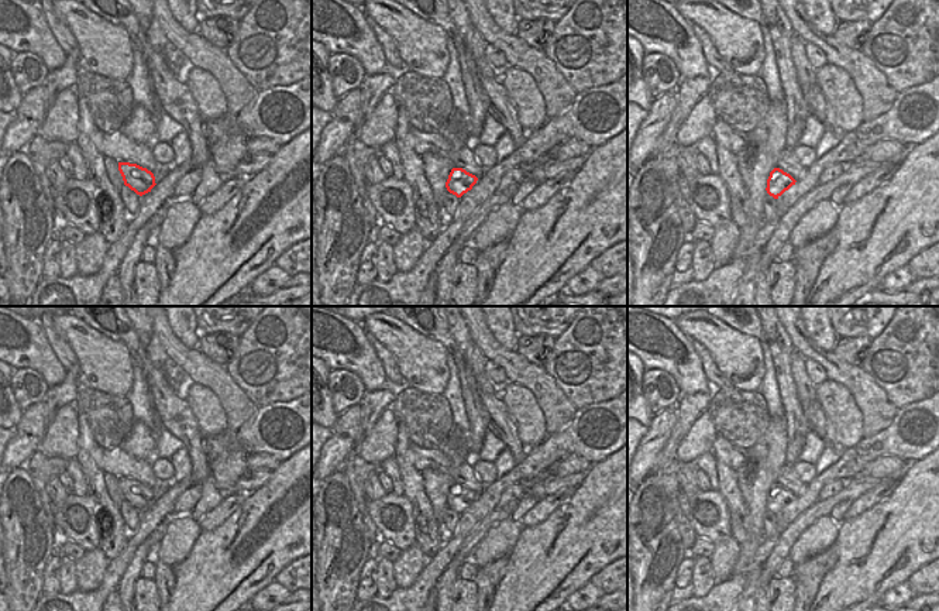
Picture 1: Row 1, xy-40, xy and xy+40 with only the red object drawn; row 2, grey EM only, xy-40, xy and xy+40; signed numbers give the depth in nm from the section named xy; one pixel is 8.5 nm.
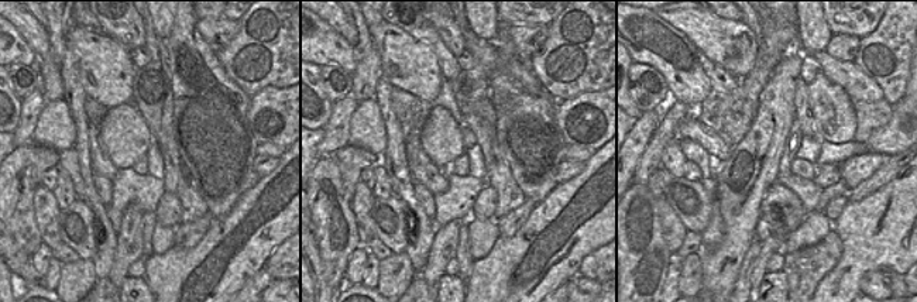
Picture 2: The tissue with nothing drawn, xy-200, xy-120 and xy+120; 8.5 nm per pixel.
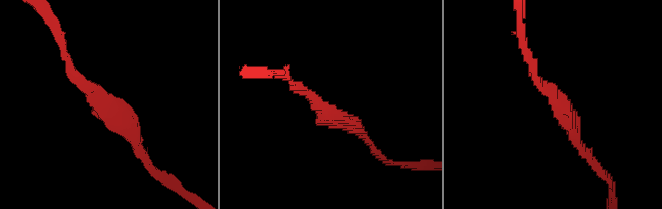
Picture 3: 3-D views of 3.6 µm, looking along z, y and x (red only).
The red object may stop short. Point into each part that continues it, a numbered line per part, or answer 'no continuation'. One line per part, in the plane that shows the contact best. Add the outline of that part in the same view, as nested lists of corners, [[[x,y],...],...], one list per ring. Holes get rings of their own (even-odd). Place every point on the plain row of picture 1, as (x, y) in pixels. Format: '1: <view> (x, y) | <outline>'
no continuation

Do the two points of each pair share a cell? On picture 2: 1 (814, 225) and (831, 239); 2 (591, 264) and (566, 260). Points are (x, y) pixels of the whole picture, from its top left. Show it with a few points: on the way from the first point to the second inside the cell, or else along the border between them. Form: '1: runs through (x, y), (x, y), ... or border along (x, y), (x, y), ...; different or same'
1: border along (831, 229), (818, 242), (797, 250); different
2: border along (601, 246), (581, 260), (577, 274); different

